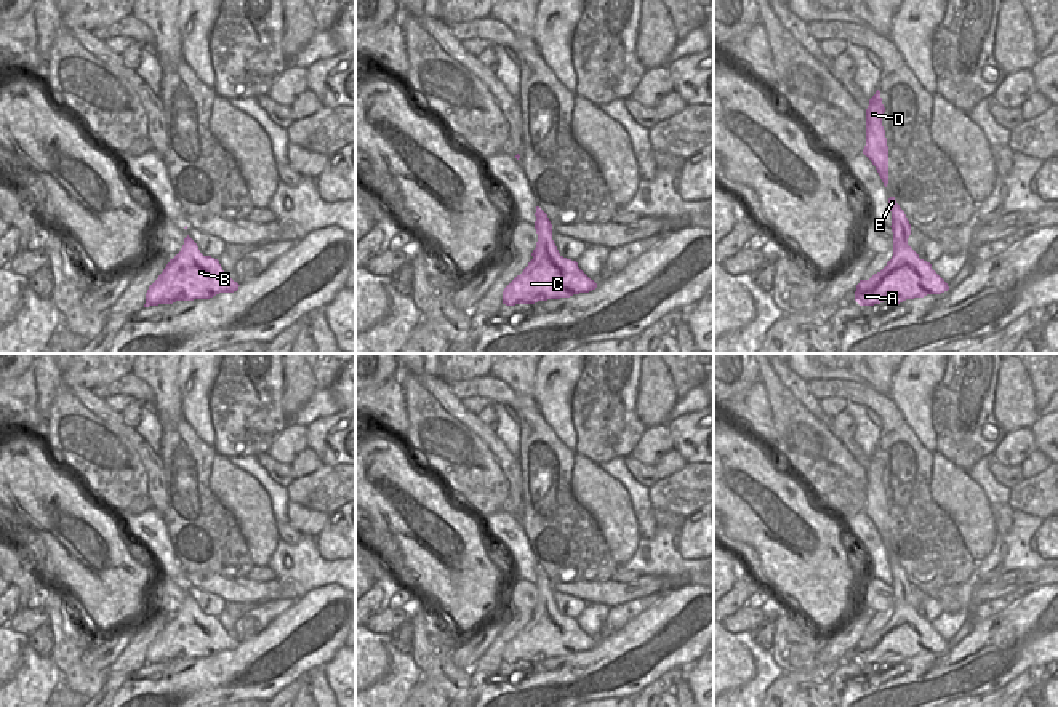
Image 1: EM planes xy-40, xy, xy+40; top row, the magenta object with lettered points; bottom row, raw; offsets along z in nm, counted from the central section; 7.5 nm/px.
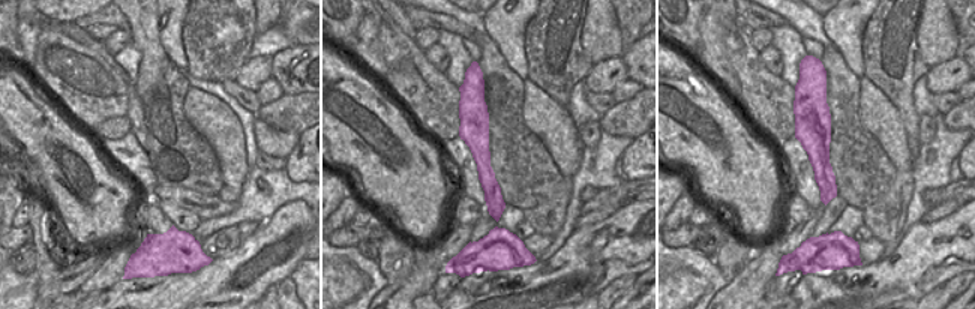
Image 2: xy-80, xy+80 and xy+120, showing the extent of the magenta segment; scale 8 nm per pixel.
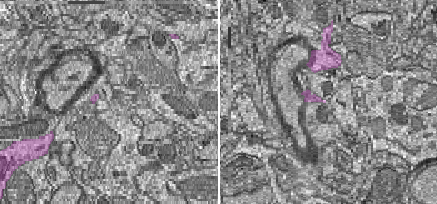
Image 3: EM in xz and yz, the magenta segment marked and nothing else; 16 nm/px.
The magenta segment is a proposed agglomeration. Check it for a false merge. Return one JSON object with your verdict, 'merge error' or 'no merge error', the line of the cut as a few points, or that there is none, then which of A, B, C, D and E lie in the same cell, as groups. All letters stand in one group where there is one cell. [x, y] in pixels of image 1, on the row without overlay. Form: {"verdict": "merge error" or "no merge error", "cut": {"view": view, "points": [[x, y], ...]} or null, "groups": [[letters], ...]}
{"verdict": "no merge error", "cut": null, "groups": [["A", "B", "C", "D", "E"]]}

